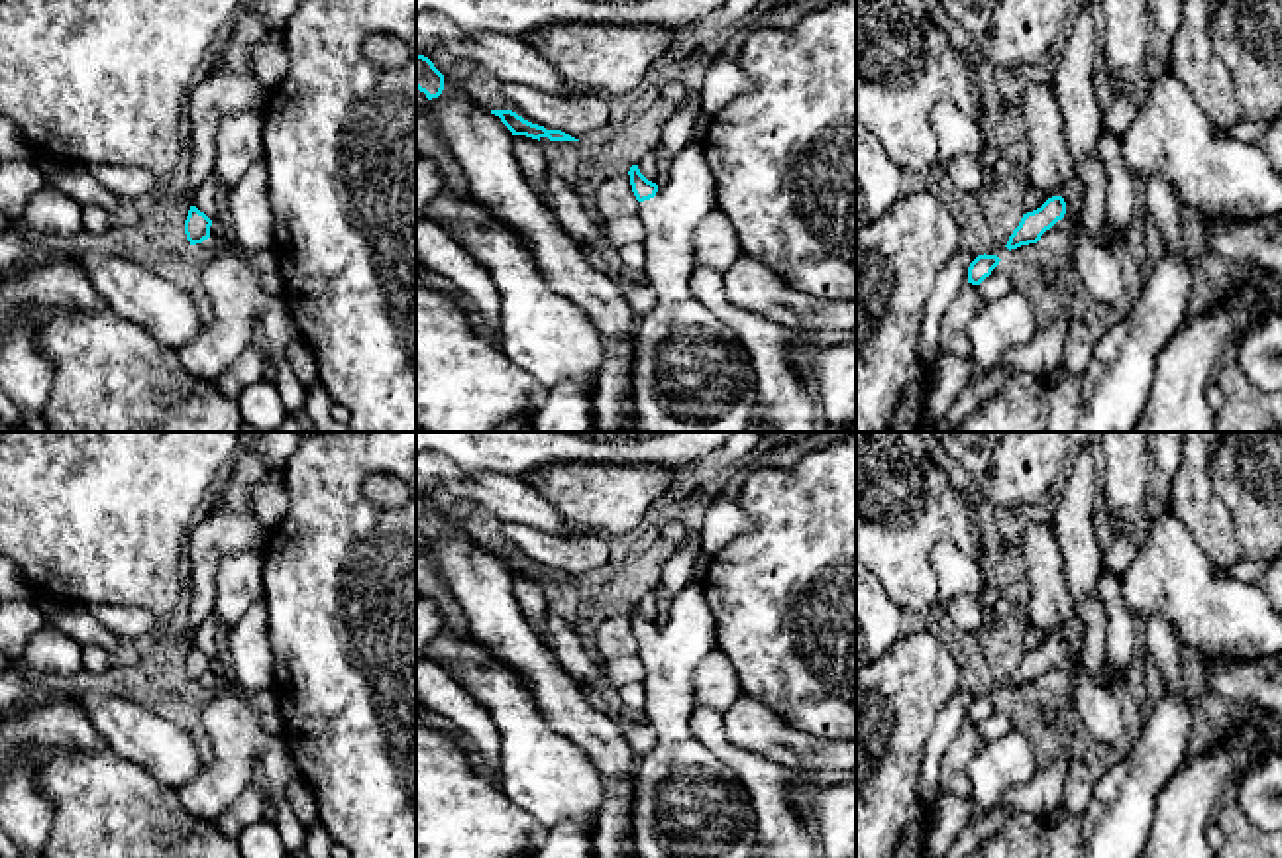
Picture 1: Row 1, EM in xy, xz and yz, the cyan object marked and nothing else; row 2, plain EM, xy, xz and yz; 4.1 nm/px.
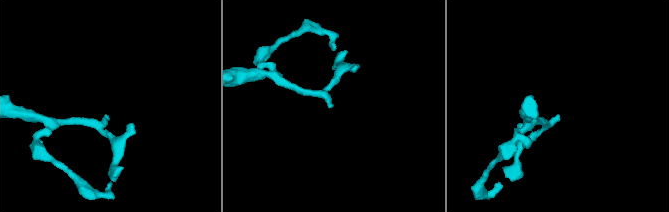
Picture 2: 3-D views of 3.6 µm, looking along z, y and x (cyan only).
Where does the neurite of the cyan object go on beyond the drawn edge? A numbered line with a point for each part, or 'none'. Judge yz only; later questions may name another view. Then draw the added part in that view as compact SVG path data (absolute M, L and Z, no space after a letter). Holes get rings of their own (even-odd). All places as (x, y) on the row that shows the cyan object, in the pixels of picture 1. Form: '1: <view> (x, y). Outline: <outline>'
1: yz (1072, 193). Outline: M1078 175L1064 187L1062 198L1066 202L1068 214L1080 220L1082 206L1084 206L1084 183Z

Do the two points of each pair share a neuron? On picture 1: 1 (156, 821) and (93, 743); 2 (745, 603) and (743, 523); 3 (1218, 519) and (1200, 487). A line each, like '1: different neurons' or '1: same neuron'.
1: different neurons
2: different neurons
3: same neuron

